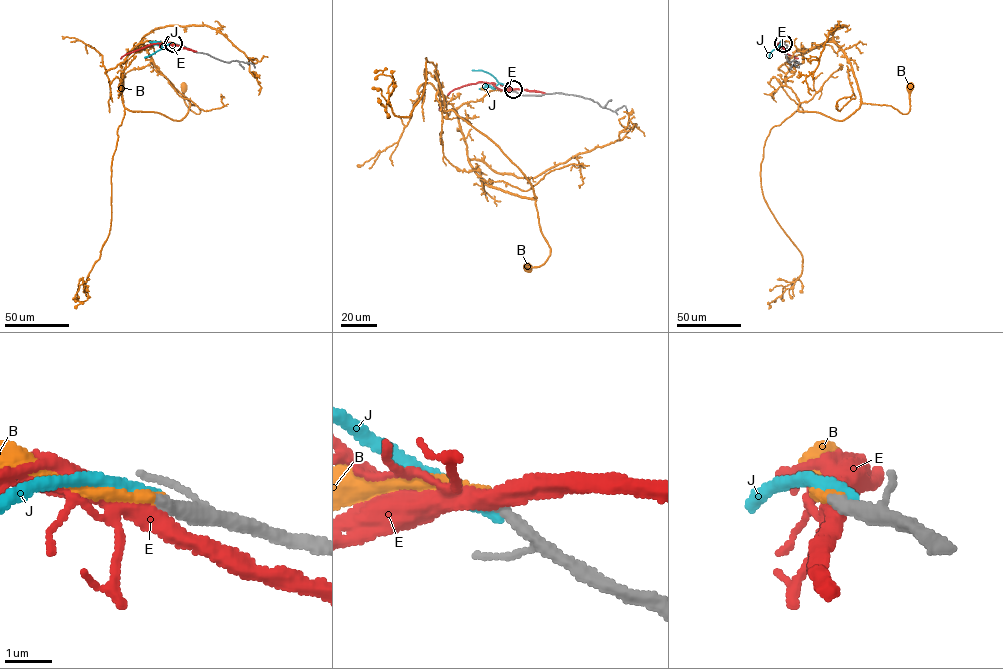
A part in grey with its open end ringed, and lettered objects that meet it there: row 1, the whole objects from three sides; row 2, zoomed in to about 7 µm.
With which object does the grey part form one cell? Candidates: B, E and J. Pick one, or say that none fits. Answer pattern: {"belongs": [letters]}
{"belongs": ["B"]}

